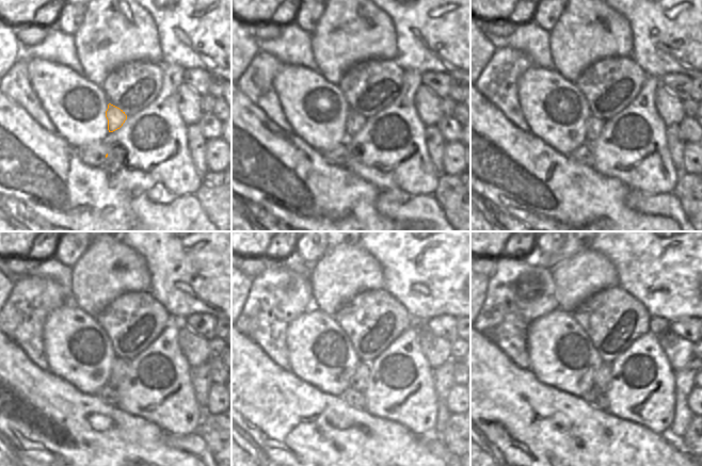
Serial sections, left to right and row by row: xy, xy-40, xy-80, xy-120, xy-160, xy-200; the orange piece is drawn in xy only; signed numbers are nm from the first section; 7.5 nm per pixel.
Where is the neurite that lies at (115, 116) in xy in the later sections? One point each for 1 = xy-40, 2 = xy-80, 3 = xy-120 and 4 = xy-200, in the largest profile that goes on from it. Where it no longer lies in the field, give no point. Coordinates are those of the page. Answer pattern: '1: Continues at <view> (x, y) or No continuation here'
1: Continues at xy-40 (354, 121)
2: Continues at xy-80 (594, 125)
3: Continues at xy-120 (120, 369)
4: Continues at xy-200 (595, 398).

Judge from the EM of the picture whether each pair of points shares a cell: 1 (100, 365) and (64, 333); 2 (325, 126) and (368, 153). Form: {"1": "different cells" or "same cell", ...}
{"1": "same cell", "2": "different cells"}

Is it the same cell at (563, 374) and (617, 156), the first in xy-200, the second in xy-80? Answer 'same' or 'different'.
different

